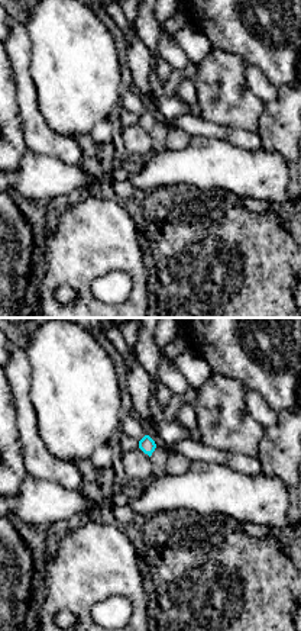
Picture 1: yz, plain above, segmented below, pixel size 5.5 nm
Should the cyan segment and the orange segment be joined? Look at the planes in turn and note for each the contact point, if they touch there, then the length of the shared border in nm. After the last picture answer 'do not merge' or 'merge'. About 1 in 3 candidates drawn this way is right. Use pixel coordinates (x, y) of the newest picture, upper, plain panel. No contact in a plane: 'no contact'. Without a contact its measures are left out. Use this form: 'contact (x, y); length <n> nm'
no contact

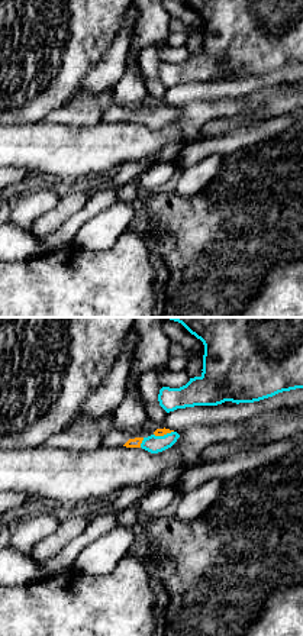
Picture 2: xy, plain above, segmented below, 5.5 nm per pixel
contact (142, 118); length 60 nm

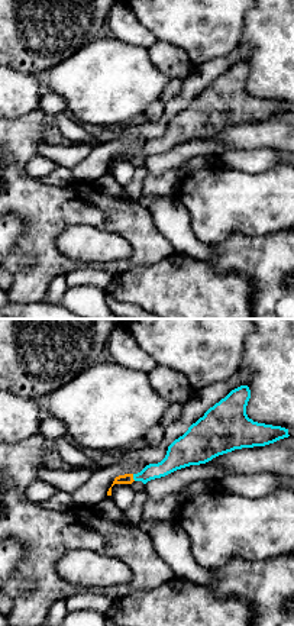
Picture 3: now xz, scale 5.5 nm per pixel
contact (133, 152); length 40 nm

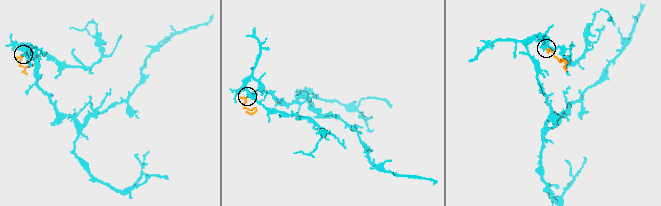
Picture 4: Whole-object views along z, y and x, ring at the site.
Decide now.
merge

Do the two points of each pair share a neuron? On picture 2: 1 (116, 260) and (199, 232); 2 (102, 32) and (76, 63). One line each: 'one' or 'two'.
1: two
2: one

